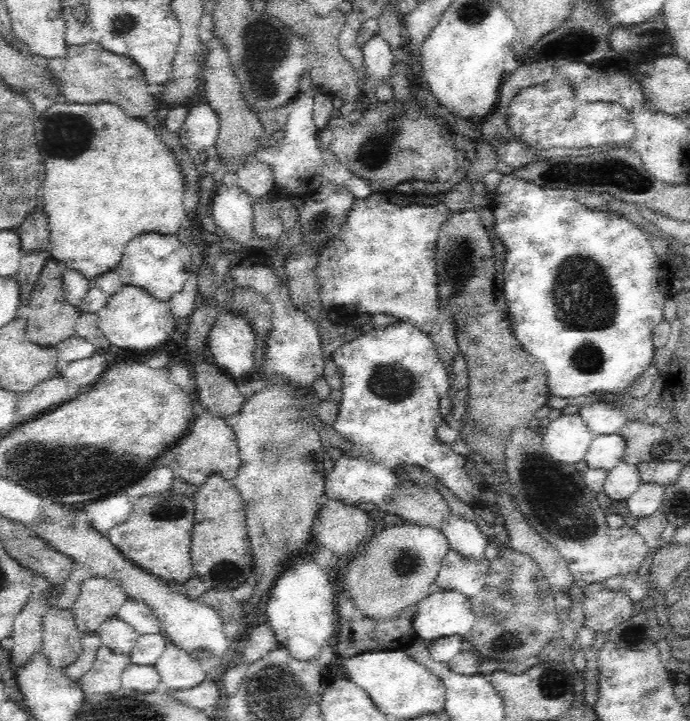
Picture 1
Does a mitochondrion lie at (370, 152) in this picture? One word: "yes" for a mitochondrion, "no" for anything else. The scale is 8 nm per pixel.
yes

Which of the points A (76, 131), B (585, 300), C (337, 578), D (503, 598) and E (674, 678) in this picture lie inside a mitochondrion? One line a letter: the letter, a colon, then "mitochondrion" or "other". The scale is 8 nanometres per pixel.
A: mitochondrion
B: mitochondrion
C: other
D: other
E: other

